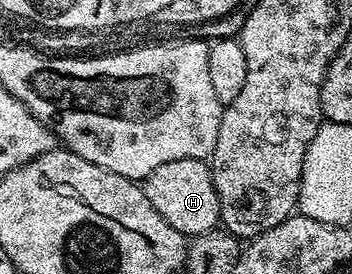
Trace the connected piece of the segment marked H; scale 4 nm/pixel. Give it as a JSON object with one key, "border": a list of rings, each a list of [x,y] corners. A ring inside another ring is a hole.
{"border":[[[180,158],[180,162],[164,162],[164,166],[156,166],[156,170],[152,170],[152,174],[141,181],[140,187],[148,202],[152,202],[156,214],[160,214],[168,226],[183,236],[193,238],[201,232],[212,232],[219,227],[222,218],[220,198],[216,194],[210,165],[206,160]]]}

